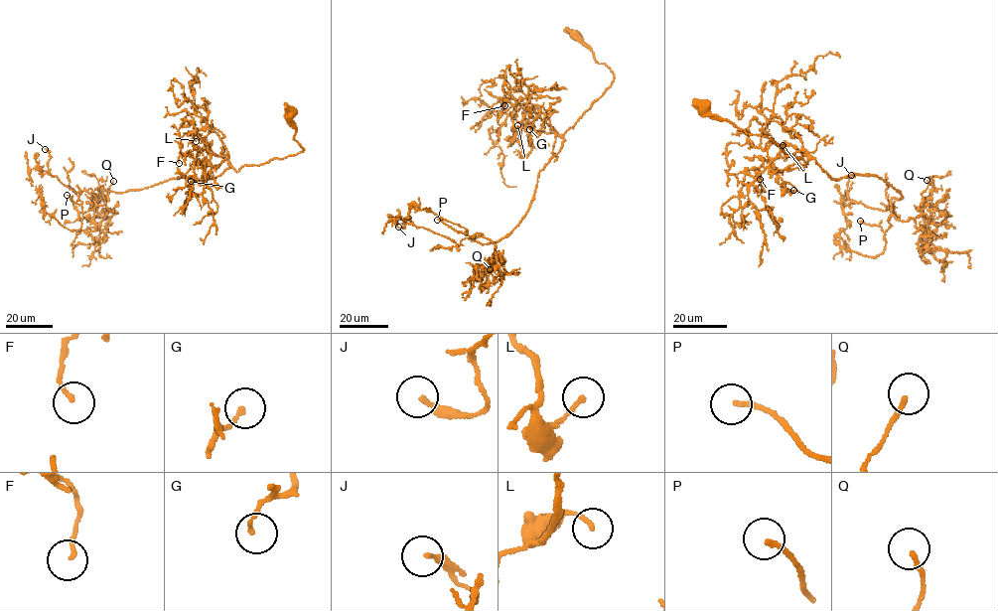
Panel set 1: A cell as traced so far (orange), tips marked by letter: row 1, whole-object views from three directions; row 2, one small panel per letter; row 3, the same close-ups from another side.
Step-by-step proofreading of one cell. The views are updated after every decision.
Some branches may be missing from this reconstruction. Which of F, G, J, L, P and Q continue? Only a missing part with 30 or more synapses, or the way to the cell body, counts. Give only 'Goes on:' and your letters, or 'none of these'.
Goes on: P

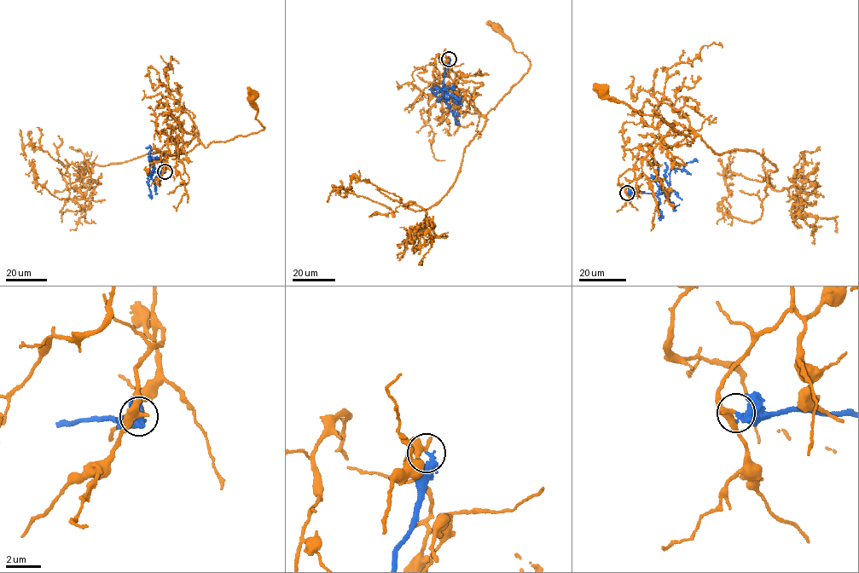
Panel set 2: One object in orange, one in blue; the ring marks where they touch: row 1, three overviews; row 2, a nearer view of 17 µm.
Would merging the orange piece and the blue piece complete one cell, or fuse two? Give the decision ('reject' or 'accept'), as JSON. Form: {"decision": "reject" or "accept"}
{"decision": "reject"}

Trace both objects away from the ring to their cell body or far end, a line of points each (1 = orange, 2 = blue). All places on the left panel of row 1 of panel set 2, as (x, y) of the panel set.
1: (164, 171), (168, 137), (198, 133), (199, 143), (184, 153), (88, 162), (84, 177), (24, 145), (20, 130)
2: (164, 171), (147, 175), (153, 169), (156, 158), (158, 159), (161, 155), (164, 156)

